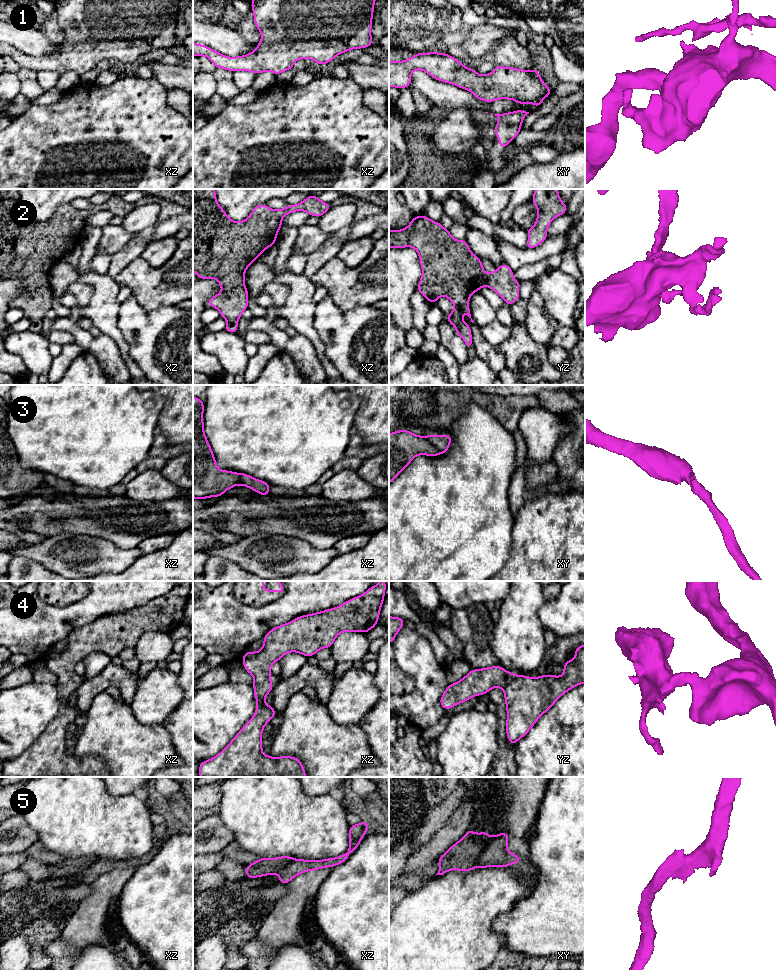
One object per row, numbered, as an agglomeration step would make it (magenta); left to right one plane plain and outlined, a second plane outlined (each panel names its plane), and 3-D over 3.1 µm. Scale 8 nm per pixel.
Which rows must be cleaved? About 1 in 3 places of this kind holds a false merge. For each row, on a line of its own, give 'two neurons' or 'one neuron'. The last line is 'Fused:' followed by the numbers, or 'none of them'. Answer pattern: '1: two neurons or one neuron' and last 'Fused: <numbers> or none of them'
1: one neuron
2: one neuron
3: two neurons
4: two neurons
5: two neurons
Fused: 3, 4, 5

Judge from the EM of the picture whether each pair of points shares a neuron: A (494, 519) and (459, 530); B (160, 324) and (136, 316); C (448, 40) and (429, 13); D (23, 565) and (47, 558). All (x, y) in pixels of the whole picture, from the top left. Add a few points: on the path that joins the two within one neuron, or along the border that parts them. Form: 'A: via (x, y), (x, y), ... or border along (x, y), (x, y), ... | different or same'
A: via (485, 522), (468, 523) | same
B: via (154, 325), (145, 325), (142, 322) | same
C: border along (463, 23), (458, 29), (446, 33), (440, 40) | different
D: border along (13, 556), (31, 558), (51, 570) | different

